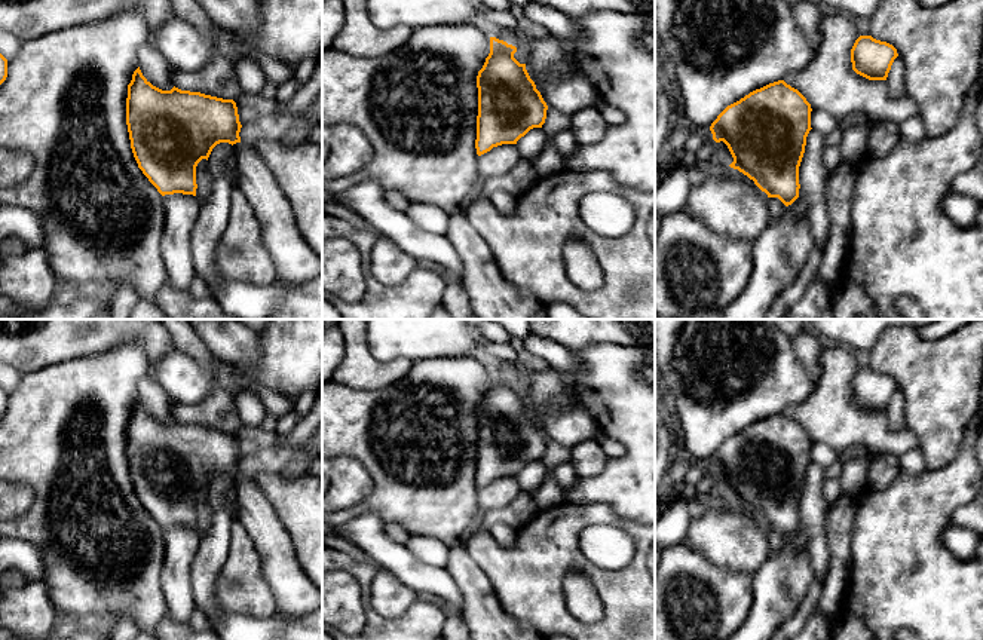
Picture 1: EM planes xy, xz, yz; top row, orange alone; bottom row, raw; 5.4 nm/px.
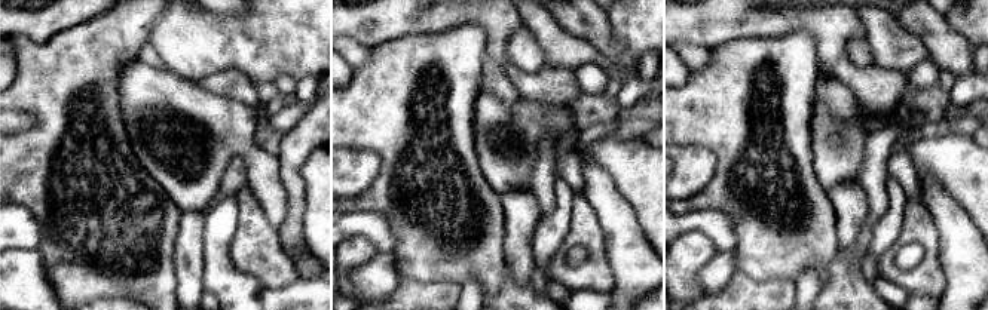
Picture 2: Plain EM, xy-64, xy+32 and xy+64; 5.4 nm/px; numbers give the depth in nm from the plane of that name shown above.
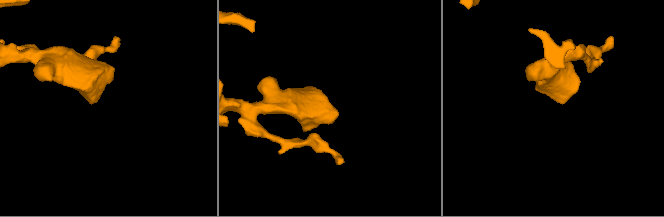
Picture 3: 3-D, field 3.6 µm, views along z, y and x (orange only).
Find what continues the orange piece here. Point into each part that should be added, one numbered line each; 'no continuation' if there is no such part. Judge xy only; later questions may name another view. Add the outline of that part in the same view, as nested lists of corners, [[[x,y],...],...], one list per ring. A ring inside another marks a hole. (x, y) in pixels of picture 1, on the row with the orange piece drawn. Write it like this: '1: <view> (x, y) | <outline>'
1: xy (294, 260) | [[[252,144],[232,146],[239,174],[238,189],[255,211],[266,248],[275,263],[276,281],[301,284],[322,275],[322,260],[304,241],[294,211],[272,169]]]

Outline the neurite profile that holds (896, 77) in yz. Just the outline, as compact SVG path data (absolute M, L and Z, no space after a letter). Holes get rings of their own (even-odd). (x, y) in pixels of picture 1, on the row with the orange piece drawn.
M897 56L891 65L891 70L886 77L886 83L889 88L889 94L892 99L897 99L903 95L906 95L904 88L904 62L901 56Z

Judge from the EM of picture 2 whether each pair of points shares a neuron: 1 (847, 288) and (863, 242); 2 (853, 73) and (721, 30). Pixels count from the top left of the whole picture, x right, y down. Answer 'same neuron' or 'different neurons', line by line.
1: same neuron
2: same neuron

